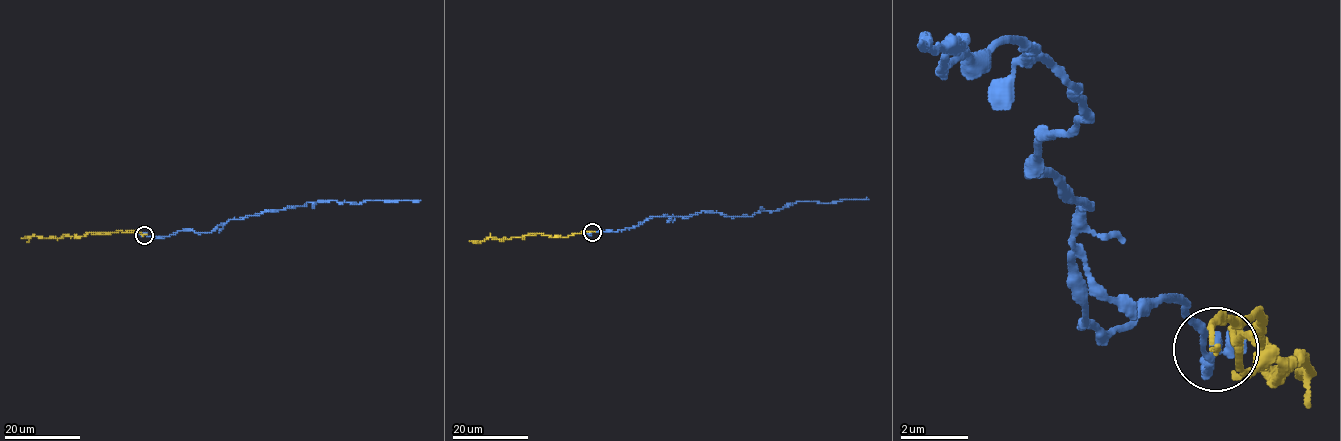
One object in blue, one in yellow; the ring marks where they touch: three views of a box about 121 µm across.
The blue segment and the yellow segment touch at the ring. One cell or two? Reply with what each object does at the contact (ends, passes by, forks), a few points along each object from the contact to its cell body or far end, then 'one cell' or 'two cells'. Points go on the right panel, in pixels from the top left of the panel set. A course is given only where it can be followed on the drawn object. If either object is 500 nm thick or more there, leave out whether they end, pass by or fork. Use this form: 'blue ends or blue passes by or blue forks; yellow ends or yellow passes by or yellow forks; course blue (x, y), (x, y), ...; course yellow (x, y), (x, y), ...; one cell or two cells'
blue passes by; yellow ends; course blue (1218, 347), (1201, 372), (1175, 296), (1083, 322), (1083, 204), (1032, 170), (1074, 94), (1024, 44), (923, 44); course yellow (1218, 347), (1209, 330), (1251, 313), (1243, 372), (1260, 347), (1302, 381); one cell

